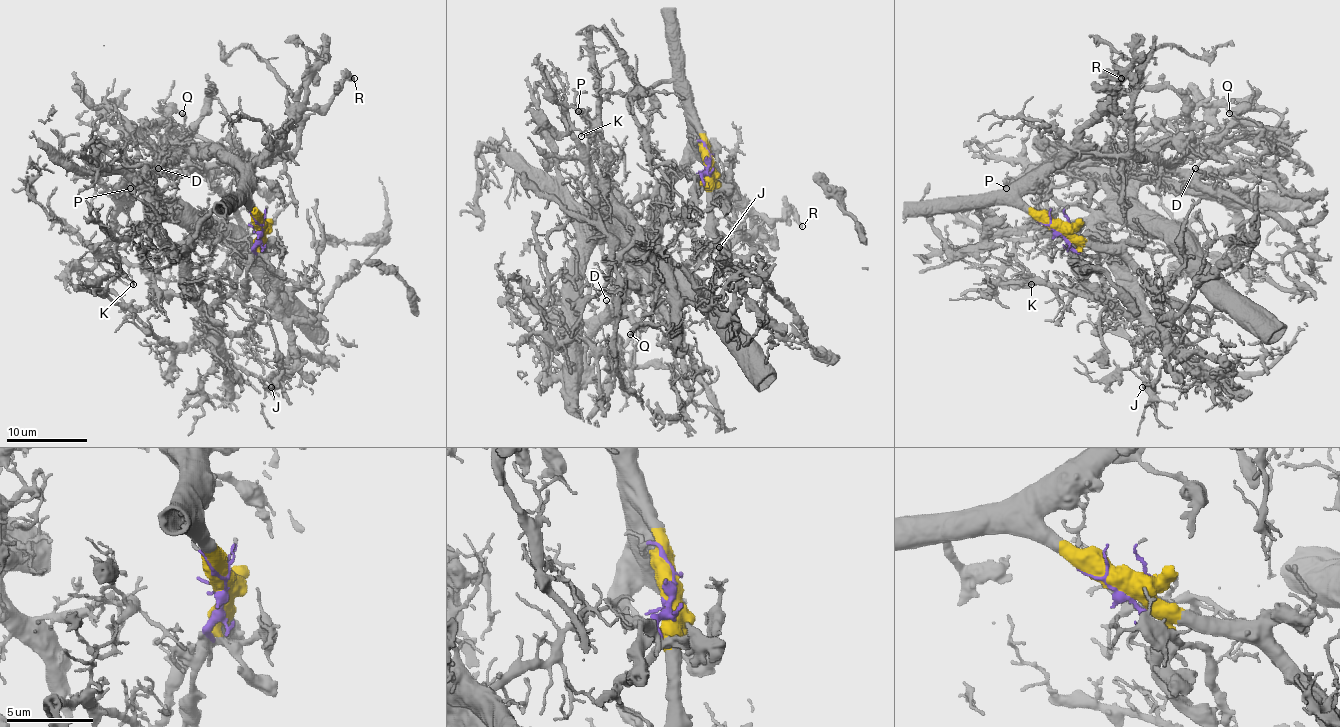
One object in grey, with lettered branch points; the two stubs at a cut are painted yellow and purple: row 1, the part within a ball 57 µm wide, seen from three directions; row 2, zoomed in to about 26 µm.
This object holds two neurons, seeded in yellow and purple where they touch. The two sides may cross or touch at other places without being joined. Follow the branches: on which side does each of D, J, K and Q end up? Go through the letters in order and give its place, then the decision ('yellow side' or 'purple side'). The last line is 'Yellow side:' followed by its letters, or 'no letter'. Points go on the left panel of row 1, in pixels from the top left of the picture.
D: (158, 168) | yellow side
J: (271, 387) | yellow side
K: (133, 284) | purple side
Q: (182, 113) | yellow side
Yellow side: D, J, Q

